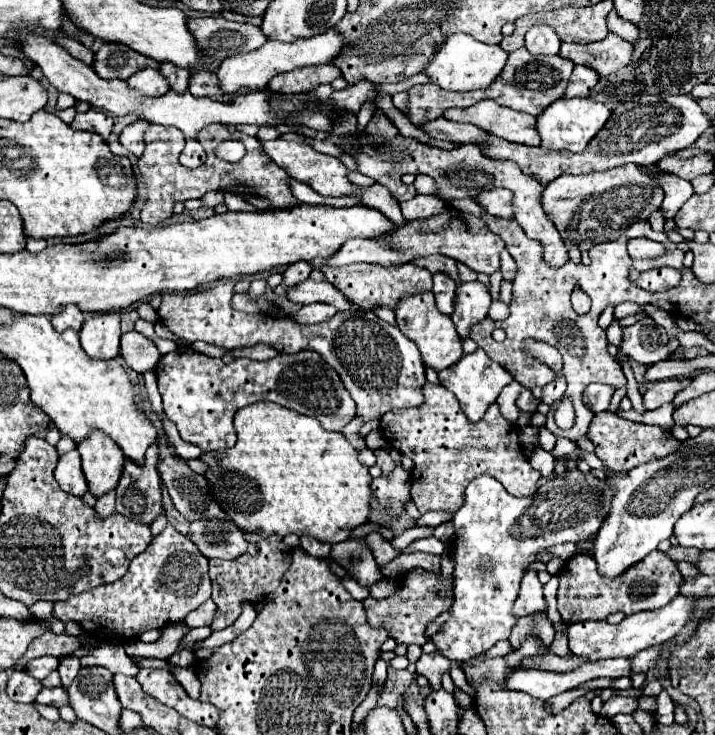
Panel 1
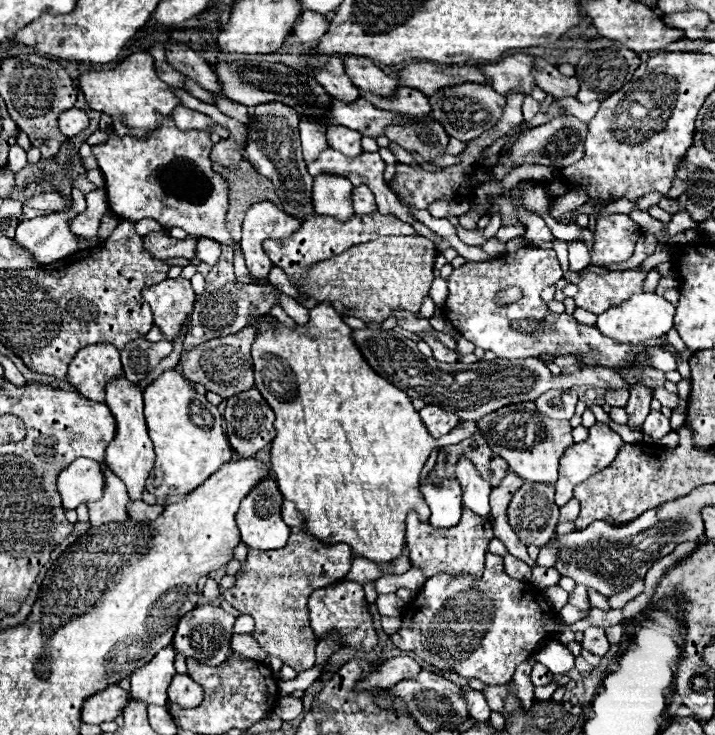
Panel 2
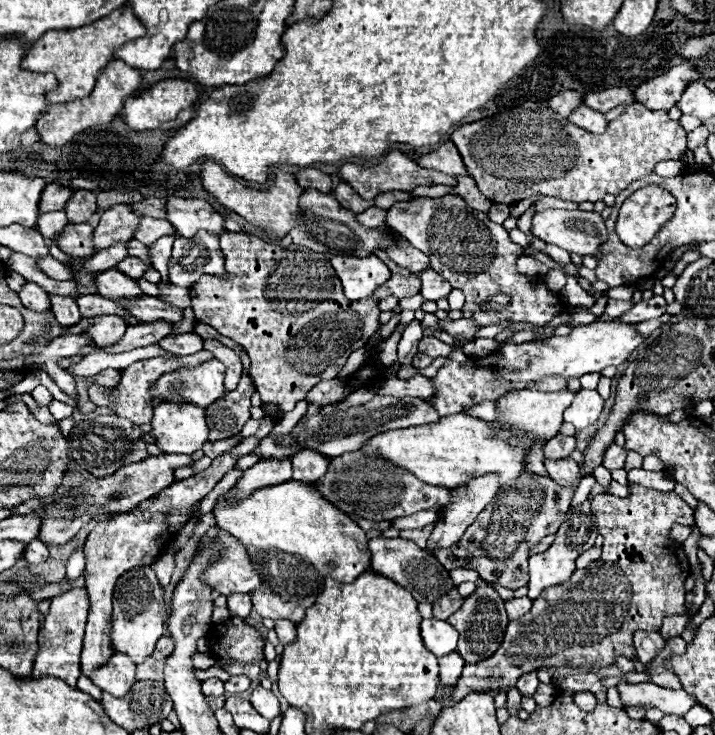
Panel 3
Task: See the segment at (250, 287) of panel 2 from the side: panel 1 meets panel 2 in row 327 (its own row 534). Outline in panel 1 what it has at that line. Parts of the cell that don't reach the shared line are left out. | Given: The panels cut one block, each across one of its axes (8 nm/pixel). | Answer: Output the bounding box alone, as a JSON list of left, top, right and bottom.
[188,520,248,560]

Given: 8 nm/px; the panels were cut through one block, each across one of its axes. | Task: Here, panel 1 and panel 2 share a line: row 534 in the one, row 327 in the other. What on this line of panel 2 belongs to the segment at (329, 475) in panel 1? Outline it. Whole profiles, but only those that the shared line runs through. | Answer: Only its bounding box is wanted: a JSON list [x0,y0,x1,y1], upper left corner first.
[250,302,440,574]

